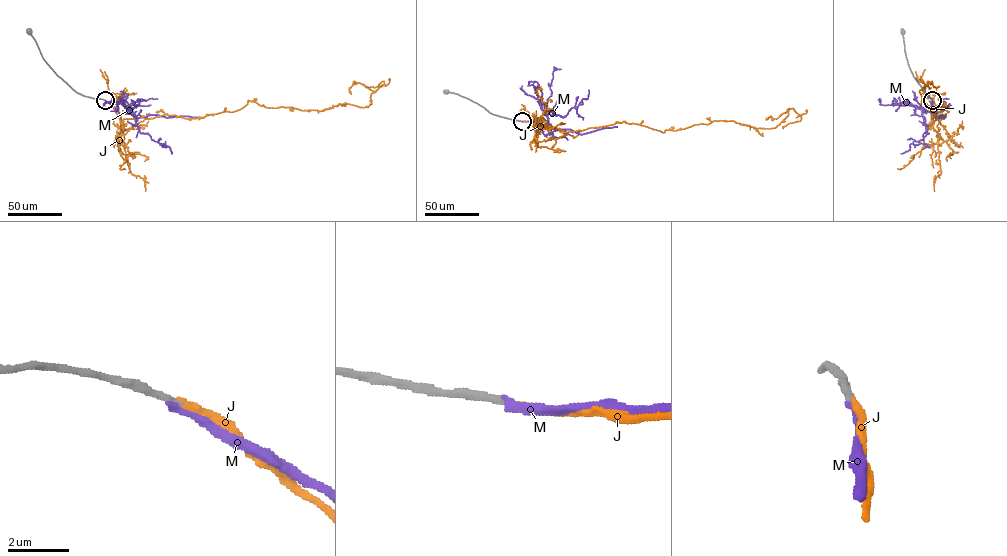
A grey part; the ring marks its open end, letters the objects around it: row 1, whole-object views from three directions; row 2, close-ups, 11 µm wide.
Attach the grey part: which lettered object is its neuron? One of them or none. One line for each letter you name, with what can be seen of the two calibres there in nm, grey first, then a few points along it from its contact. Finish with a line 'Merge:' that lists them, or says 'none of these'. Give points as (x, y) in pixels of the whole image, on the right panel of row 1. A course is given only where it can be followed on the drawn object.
J: 200/240 nm | via (932, 100), (931, 123), (943, 104), (922, 99), (927, 82), (929, 94)
Merge: J

